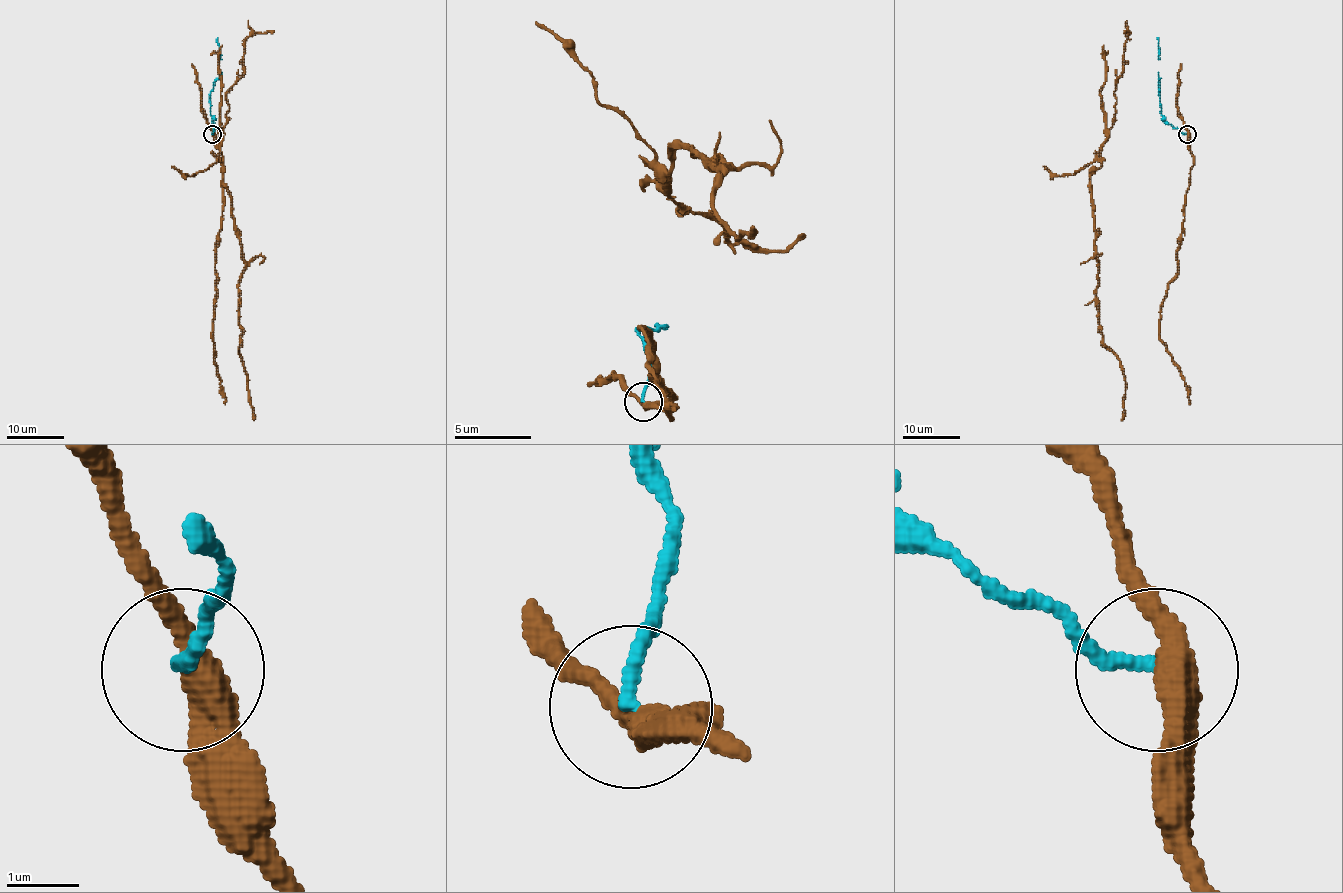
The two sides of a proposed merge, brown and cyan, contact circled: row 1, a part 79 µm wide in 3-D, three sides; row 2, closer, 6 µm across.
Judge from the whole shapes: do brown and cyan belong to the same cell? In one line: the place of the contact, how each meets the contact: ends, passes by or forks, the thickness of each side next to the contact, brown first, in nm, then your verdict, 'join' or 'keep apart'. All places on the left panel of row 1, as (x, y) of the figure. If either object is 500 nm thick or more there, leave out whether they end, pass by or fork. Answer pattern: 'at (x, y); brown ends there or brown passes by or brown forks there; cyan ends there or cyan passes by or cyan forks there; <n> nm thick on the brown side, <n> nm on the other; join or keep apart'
at (212, 134); brown passes by; cyan ends there; 400 nm thick on the brown side, 190 nm on the other; keep apart

